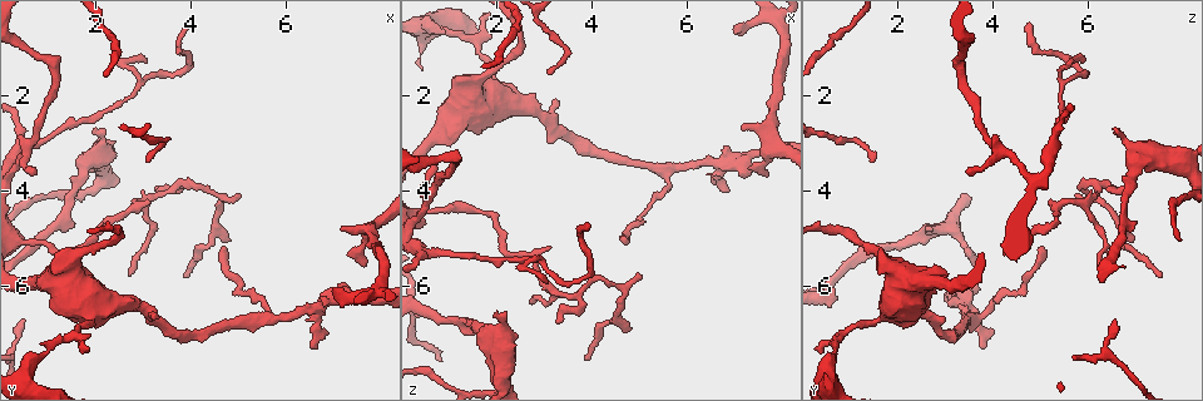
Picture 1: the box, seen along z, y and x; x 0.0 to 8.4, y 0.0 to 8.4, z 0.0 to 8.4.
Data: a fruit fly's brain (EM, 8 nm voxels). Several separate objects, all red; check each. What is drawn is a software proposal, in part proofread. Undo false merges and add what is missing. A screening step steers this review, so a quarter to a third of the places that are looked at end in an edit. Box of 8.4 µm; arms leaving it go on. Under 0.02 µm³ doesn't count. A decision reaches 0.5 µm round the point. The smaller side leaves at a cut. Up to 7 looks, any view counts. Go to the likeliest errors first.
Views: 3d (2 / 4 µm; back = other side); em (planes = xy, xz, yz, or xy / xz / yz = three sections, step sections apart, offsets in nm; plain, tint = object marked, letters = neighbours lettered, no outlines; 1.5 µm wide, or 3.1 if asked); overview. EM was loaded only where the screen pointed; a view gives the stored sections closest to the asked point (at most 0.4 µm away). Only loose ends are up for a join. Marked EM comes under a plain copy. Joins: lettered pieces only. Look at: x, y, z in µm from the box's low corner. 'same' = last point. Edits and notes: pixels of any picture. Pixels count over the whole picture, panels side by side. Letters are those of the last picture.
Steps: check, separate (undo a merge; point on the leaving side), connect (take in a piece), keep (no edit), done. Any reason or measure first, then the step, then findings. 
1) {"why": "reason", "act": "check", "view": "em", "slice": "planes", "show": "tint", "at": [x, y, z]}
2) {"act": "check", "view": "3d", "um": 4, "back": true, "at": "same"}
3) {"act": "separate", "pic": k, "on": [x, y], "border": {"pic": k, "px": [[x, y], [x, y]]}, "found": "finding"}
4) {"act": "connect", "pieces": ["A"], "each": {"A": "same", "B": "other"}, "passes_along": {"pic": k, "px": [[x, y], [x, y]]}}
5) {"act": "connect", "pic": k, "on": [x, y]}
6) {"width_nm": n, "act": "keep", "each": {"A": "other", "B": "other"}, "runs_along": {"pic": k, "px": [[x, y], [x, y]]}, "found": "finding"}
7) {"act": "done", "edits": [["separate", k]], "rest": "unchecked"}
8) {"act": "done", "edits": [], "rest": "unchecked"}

{"why": "tapers out", "act": "check", "view": "em", "slice": "planes", "show": "letters", "at": [5.05, 4.05, 5.80]}

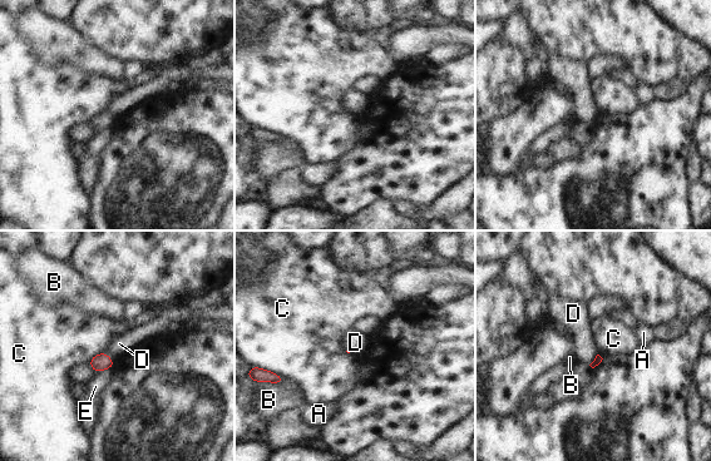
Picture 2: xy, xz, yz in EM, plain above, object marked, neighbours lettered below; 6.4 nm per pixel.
{"longest_contact_nm": ["C", 120], "act": "connect", "pic": 2, "on": [119, 343], "each": {"A": "other", "B": "other", "C": "other", "D": "same", "E": "other"}, "passes_along": {"pic": 2, "px": [[102, 361], [109, 357], [119, 343]]}, "found": "the neuron continues"}

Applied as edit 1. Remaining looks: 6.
{"why": "an open end", "act": "check", "view": "3d", "um": 4, "at": [6.95, 6.10, 0.75]}

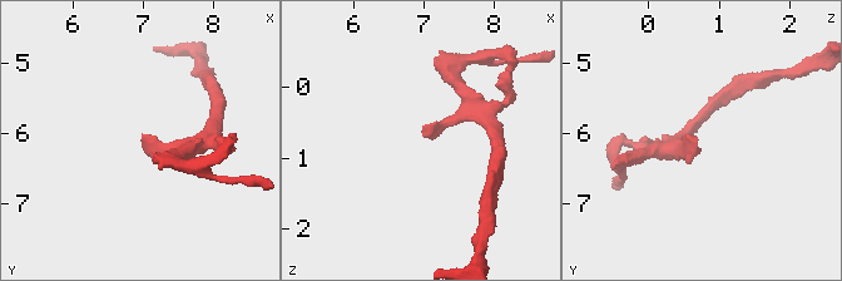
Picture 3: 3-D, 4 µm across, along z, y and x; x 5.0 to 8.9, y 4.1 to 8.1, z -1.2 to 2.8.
{"why": "now the EM", "act": "check", "view": "em", "slice": "planes", "show": "letters", "at": [6.95, 6.05, 0.70]}

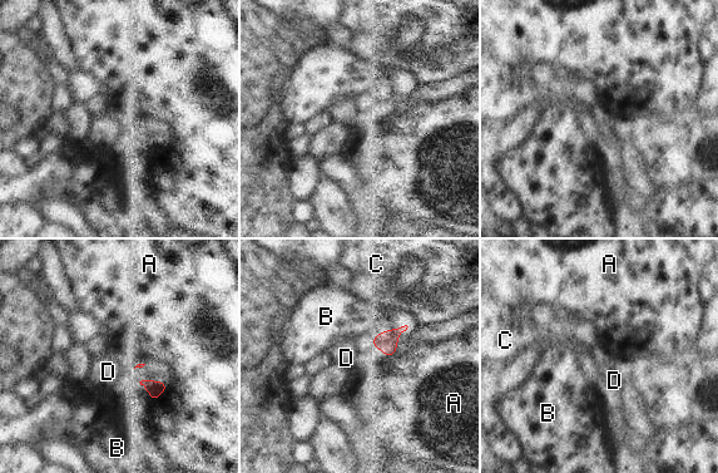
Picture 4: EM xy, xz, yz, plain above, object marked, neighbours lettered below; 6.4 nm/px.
{"act": "keep", "each": {"A": "other", "B": "other", "C": "other", "D": "other"}, "border": {"pic": 4, "px": [[406, 329], [391, 355], [371, 343]]}, "found": "no lettered piece goes on from it"}

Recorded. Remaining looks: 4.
{"act": "check", "view": "em", "slice": "xz", "step": 4, "show": "tint", "at": [5.45, 6.65, 3.50]}

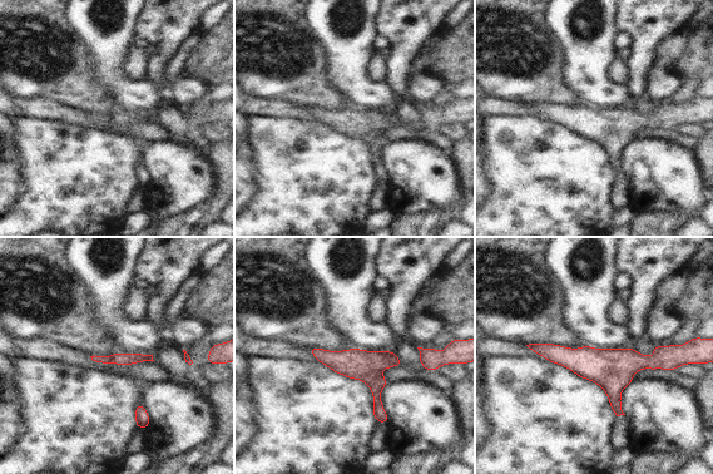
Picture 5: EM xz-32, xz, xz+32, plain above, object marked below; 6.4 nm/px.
{"act": "check", "view": "em", "slice": "planes", "show": "letters", "at": "same"}

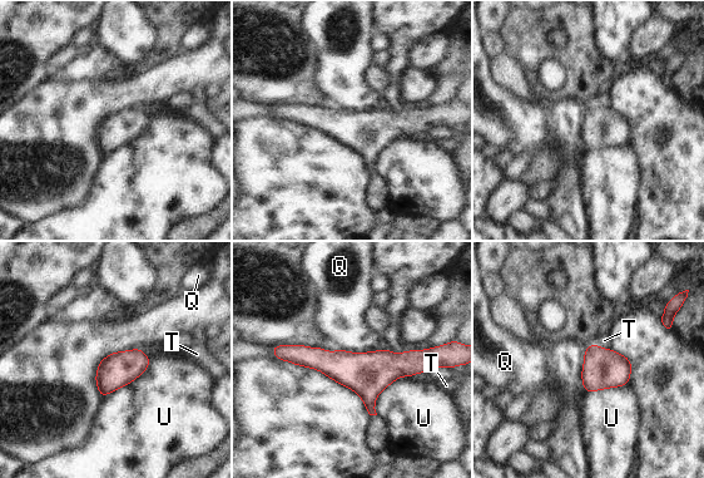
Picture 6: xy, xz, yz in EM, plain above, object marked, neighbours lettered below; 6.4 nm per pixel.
{"act": "keep", "each": {"Q": "other", "T": "other", "U": "other"}, "found": "one neuron here"}

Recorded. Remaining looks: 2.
{"act": "done", "edits": [["connect", 2]], "rest": "unchecked"}

